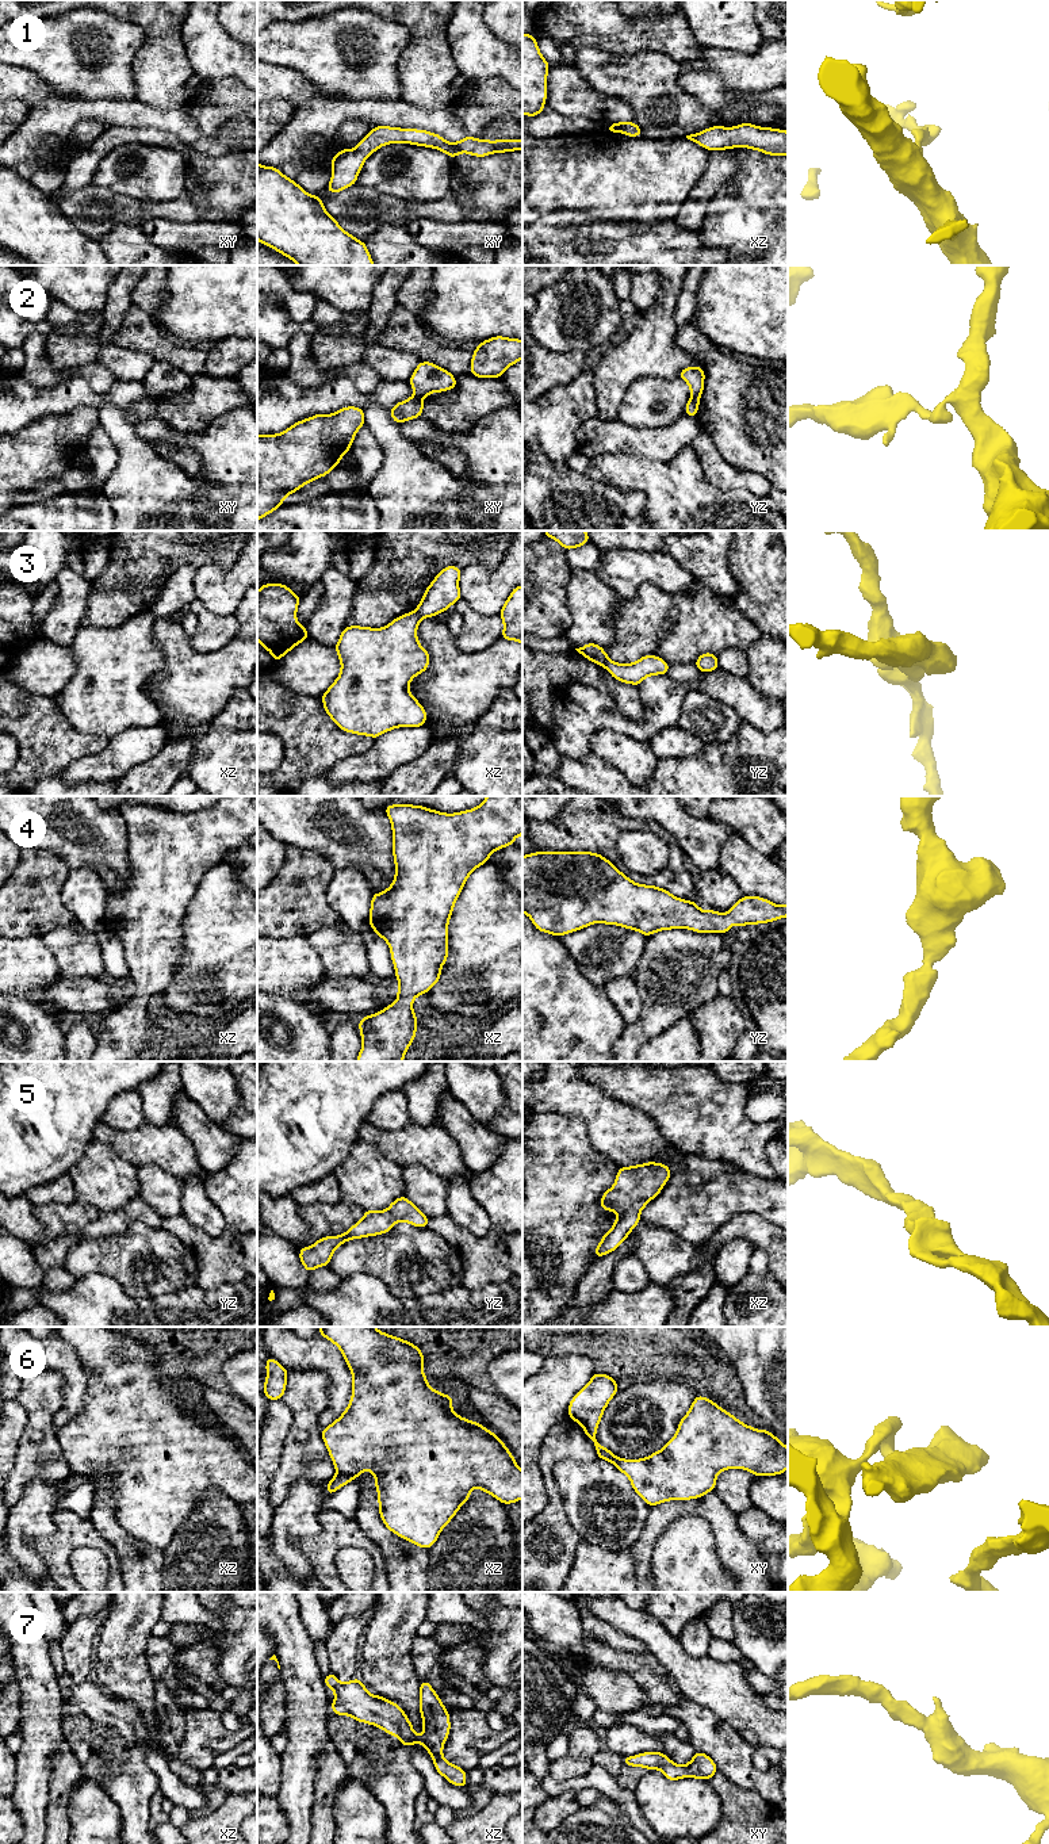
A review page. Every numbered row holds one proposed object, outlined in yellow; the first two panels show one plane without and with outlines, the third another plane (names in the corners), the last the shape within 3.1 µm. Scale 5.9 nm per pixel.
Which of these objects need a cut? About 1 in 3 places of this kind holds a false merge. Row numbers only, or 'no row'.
2, 3, 6

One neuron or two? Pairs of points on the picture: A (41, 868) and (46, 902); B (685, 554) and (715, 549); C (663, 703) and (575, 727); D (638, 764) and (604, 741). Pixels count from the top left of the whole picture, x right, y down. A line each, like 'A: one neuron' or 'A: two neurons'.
A: one neuron
B: one neuron
C: one neuron
D: one neuron

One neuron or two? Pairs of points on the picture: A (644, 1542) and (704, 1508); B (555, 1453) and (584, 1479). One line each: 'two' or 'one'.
A: one
B: two

